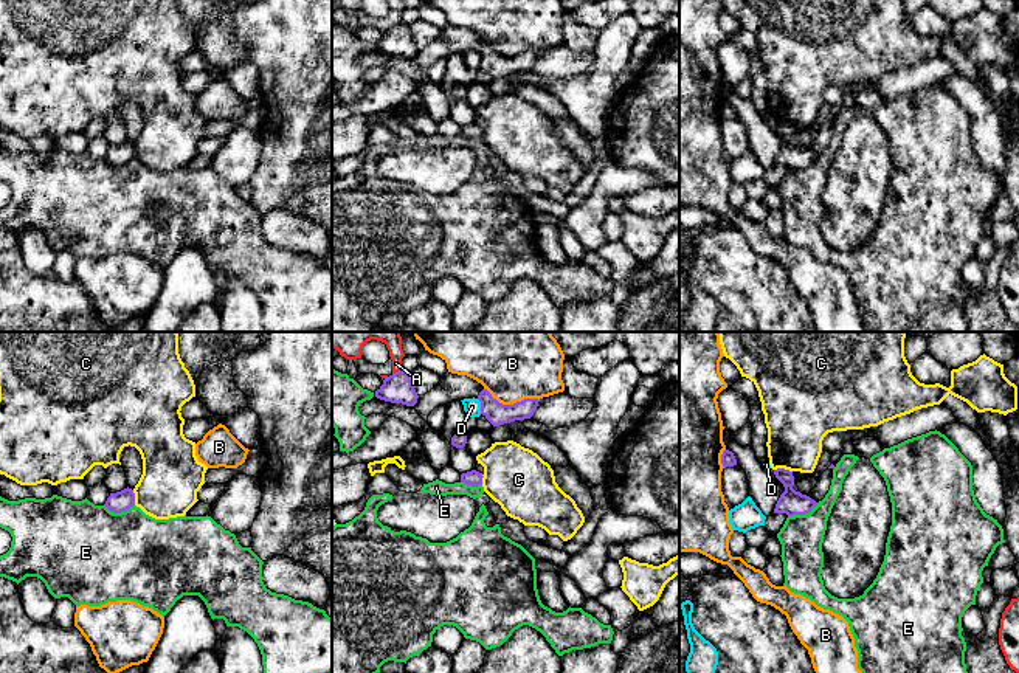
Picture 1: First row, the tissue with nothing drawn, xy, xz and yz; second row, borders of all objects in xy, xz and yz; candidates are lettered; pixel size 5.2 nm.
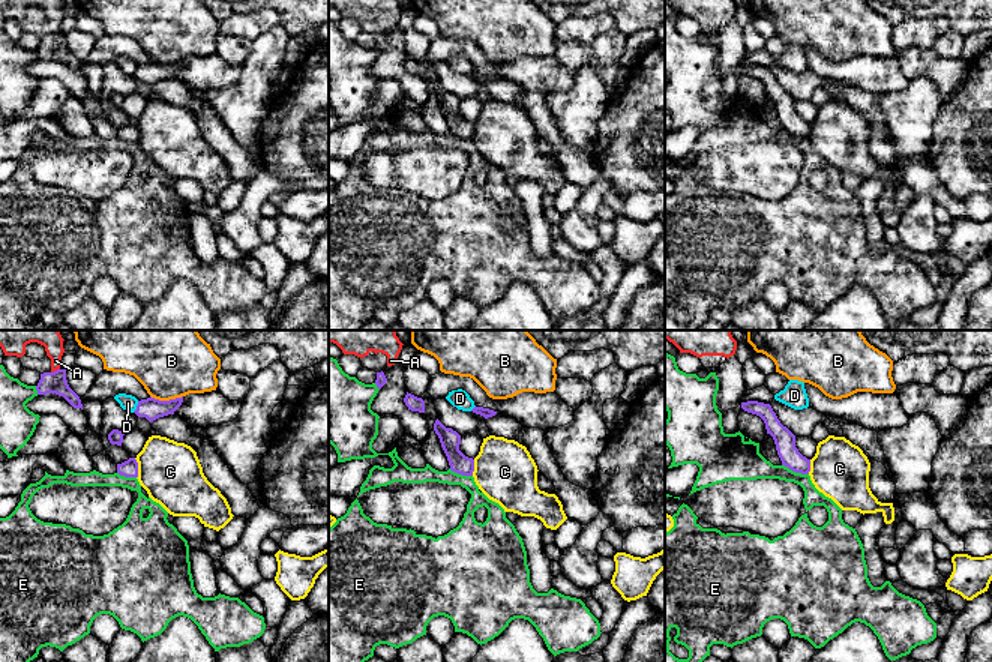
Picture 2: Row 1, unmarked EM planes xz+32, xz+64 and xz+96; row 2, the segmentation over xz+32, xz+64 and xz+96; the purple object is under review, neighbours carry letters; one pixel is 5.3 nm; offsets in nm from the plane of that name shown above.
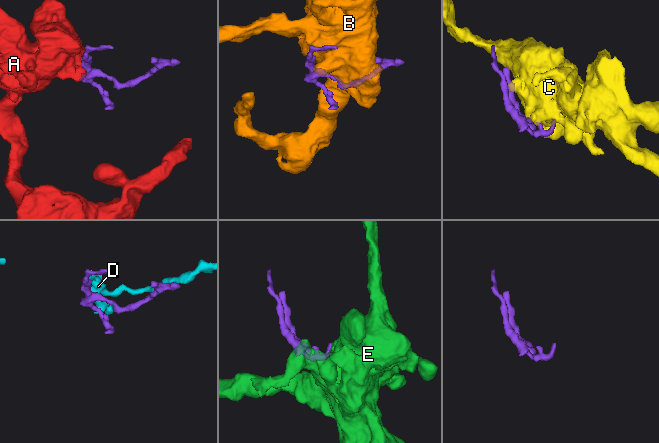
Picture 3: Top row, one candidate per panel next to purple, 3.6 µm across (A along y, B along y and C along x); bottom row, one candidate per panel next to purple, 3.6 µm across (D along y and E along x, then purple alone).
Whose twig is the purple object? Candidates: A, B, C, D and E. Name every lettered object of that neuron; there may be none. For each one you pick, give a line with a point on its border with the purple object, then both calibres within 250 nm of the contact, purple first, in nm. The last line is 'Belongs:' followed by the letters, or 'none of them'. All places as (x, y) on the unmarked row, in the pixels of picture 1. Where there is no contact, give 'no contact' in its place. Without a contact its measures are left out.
E: contact yz (804, 166); calibres 130 and 220 nm
Belongs: E

